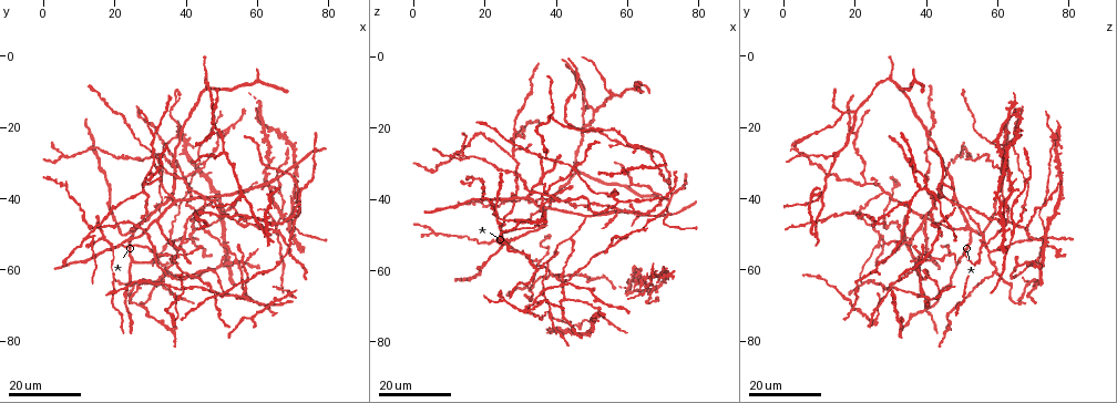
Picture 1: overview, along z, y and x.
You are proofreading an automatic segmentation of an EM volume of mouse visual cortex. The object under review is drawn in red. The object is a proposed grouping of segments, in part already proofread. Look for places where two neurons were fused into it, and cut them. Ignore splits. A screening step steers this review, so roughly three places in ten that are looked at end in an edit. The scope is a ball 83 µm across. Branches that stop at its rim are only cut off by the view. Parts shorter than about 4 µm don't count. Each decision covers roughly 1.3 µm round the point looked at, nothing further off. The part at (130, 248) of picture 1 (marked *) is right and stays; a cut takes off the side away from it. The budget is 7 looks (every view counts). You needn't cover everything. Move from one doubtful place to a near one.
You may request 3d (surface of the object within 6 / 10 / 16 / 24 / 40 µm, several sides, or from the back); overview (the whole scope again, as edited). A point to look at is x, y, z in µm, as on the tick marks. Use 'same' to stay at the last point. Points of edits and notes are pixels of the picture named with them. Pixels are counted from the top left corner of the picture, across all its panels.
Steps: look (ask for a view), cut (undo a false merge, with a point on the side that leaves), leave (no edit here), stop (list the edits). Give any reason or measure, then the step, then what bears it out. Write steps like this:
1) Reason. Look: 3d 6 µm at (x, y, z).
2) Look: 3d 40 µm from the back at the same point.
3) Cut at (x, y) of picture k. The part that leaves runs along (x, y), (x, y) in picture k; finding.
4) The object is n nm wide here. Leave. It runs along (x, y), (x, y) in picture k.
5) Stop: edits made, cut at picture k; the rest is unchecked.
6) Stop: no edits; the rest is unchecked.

A fork. Look: 3d 16 µm at (46.0, 64.0, 31.0).

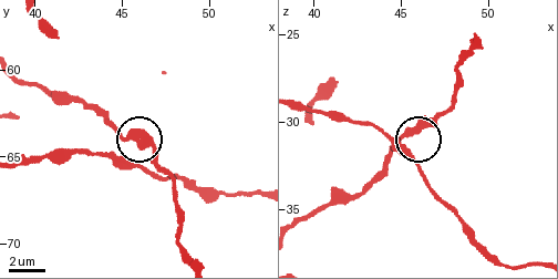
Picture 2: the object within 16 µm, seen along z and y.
Look: 3d 10 µm at (45.5, 64.0, 30.6).

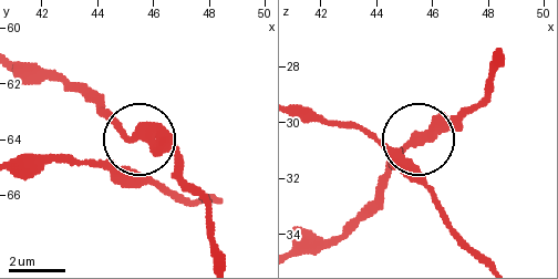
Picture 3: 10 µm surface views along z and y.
The side arm is 18 µm long; 3 arms meet here. Leave. All the same neuron.

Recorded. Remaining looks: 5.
Three-way junction. Look: 3d 16 µm at (43.0, 30.0, 74.5).

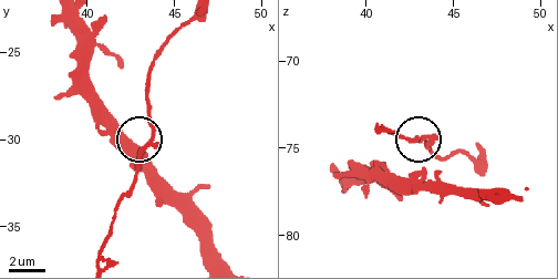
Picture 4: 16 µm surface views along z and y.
Zoom in. Look: 3d 6 µm at (43.1, 30.8, 74.5).

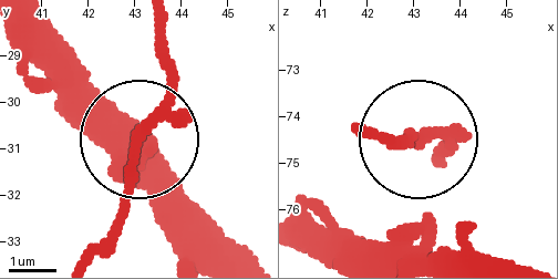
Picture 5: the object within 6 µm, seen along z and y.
3 arms meet here. Leave. It runs along (79, 260), (119, 213), (138, 130), (166, 94), (158, 22) in picture 5; continuous, no second neuron.

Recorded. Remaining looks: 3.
Three-way junction. Look: 3d 24 µm at (46.0, 6.5, 30.0).

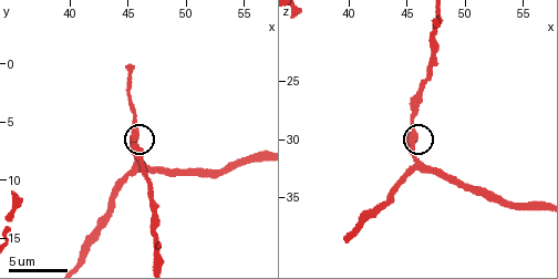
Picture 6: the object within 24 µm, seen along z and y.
Look: 3d 6 µm at (45.6, 6.0, 29.6).

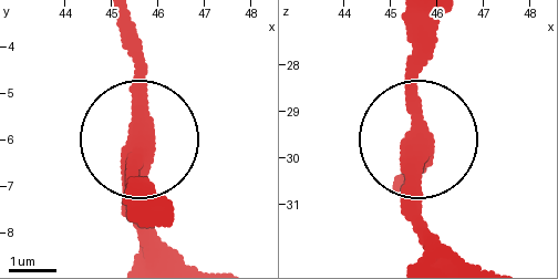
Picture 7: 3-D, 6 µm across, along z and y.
Look: 3d 6 µm from the back at (45.65, 6.15, 29.50).

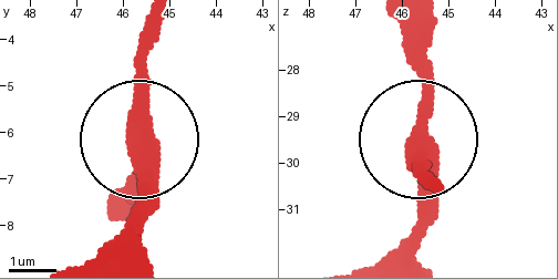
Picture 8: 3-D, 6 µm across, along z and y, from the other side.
The object is 360 nm wide here. Leave. One neuron here.

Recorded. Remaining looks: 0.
Stop: no edits; the rest is unchecked.

